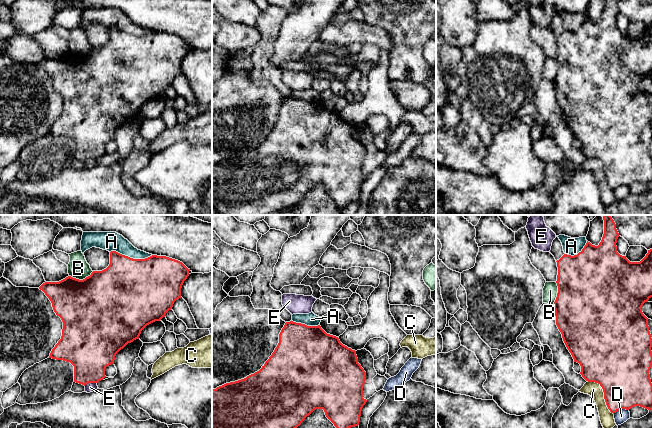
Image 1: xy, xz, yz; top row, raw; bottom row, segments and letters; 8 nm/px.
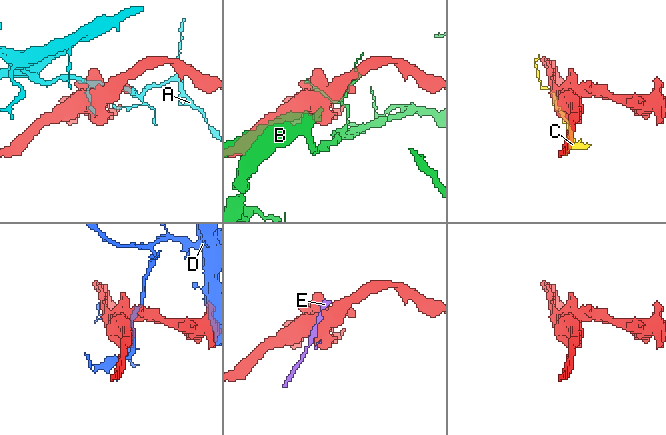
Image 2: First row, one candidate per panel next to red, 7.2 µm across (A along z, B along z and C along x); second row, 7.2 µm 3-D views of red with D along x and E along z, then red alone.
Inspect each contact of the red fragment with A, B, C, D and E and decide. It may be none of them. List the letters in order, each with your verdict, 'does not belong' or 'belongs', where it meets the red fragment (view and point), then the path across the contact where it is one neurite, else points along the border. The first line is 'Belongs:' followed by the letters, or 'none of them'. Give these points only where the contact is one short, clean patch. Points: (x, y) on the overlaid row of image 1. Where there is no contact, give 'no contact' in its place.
Belongs: none of them
A: does not belong; contact xy (131, 258)
B: does not belong; contact xy (81, 280)
C: does not belong; contact yz (604, 394)
D: does not belong; contact yz (620, 409)
E: does not belong; contact xy (90, 382)

